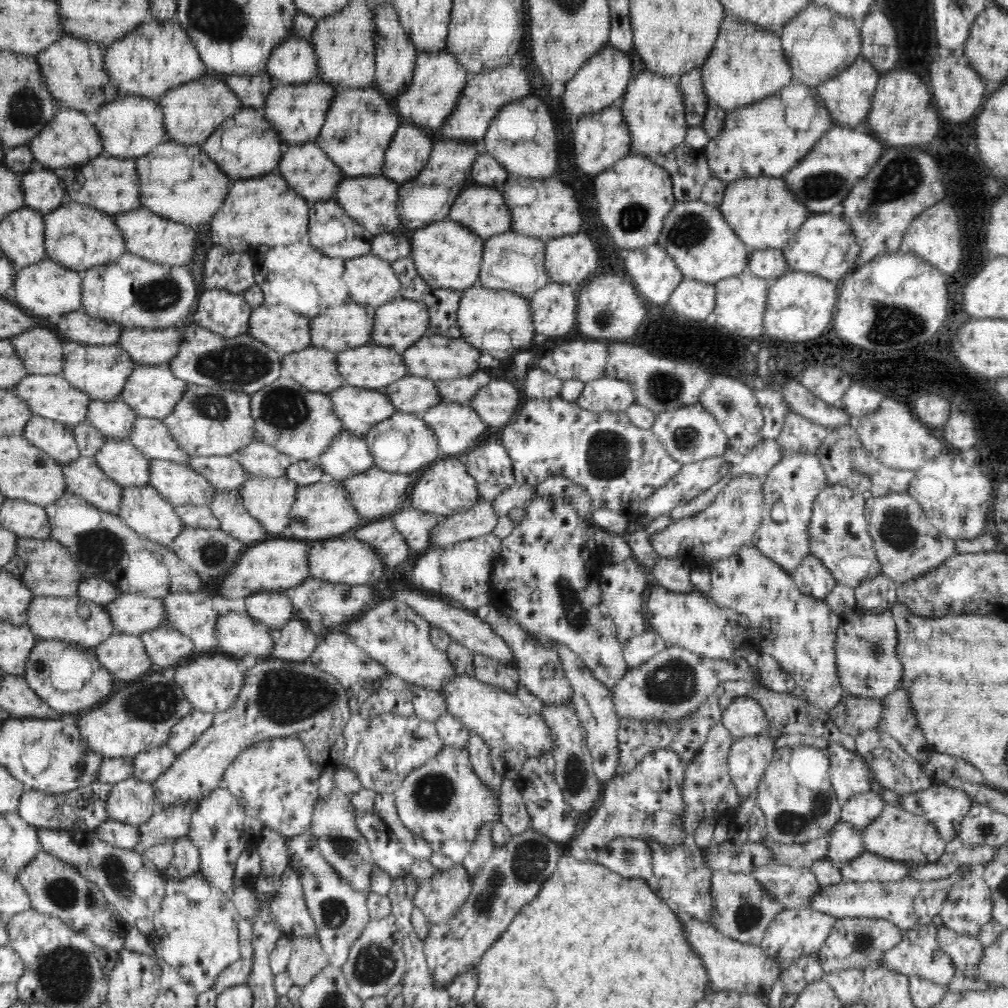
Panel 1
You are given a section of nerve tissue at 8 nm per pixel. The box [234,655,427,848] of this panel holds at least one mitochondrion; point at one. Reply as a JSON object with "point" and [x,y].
{"point":[284,697]}

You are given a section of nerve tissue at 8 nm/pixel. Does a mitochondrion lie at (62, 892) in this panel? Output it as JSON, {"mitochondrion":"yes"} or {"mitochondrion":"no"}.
{"mitochondrion":"yes"}

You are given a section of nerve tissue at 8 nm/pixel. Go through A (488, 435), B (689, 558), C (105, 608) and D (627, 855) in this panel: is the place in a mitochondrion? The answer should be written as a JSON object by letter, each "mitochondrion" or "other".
{"A":"other","B":"other","C":"other","D":"mitochondrion"}

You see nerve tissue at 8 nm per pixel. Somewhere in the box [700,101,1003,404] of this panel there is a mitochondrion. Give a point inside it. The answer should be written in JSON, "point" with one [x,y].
{"point":[901,177]}

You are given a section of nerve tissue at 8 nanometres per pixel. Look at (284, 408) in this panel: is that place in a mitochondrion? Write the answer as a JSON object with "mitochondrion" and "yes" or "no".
{"mitochondrion":"yes"}

